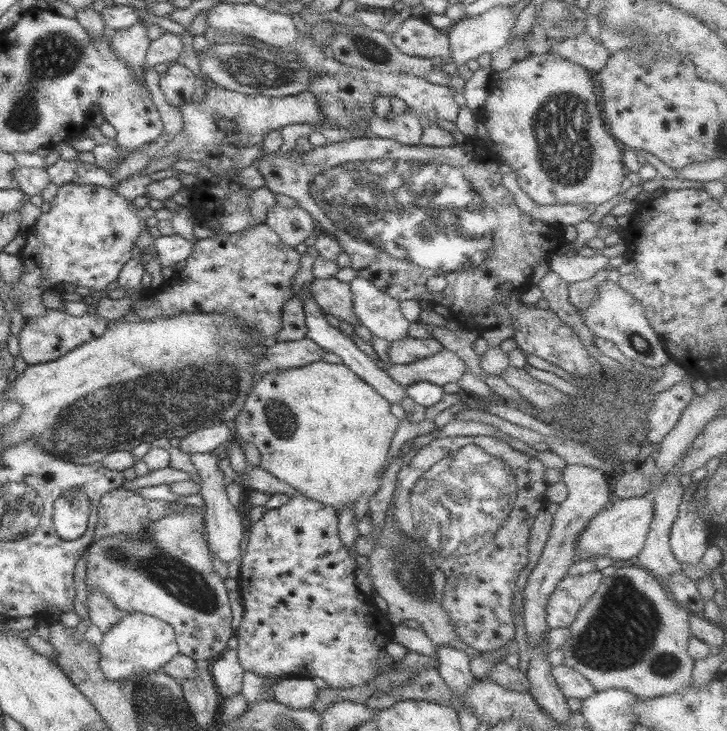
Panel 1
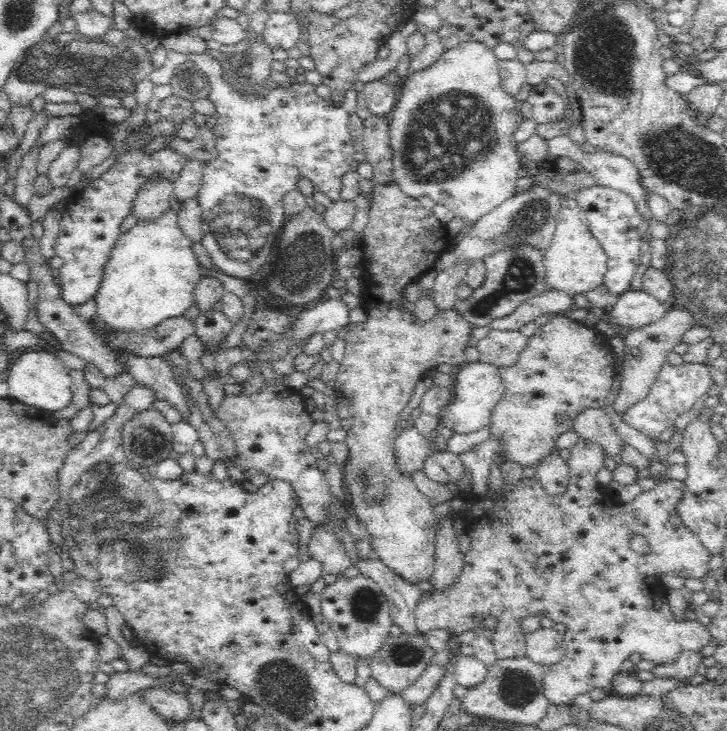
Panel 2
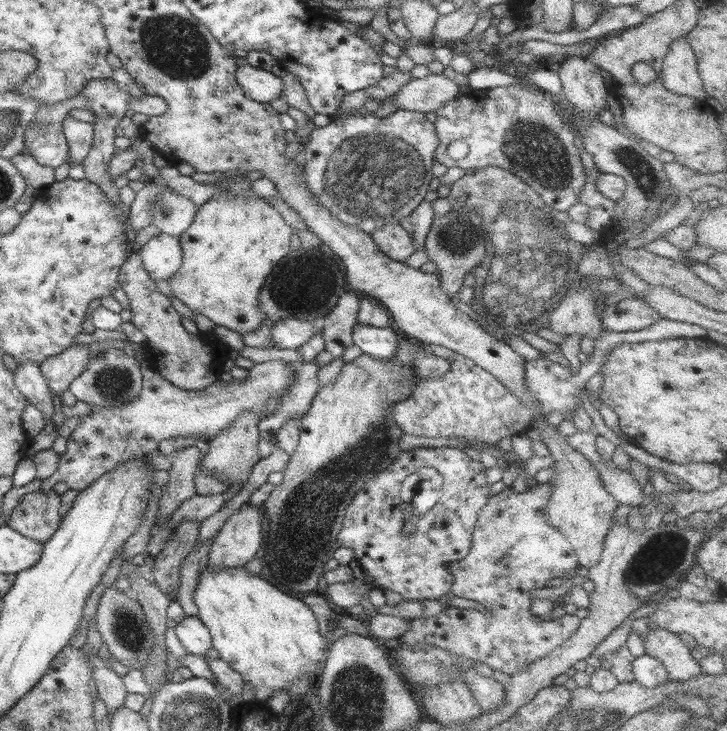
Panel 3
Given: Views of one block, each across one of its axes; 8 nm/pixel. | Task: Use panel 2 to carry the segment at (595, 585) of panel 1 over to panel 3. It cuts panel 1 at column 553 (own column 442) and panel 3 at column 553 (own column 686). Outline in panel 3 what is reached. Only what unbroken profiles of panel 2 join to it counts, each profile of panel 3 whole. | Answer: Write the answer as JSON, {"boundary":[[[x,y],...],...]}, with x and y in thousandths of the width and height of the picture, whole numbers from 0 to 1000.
{"boundary":[[[752,659],[740,661],[719,674],[710,674],[704,666],[696,666],[688,674],[677,677],[671,689],[657,703],[644,761],[638,766],[624,769],[619,776],[624,788],[622,813],[646,819],[648,826],[660,825],[660,829],[666,829],[666,834],[671,837],[666,840],[663,836],[649,833],[649,829],[648,833],[611,832],[602,843],[564,850],[565,860],[549,871],[550,878],[596,881],[644,904],[666,907],[666,911],[680,918],[704,923],[732,910],[732,906],[750,900],[781,876],[798,856],[796,844],[790,841],[768,844],[763,850],[748,847],[741,850],[729,836],[732,807],[750,804],[758,793],[770,792],[780,784],[798,778],[792,756],[784,743],[748,710],[747,698],[755,679],[757,663]]]}

